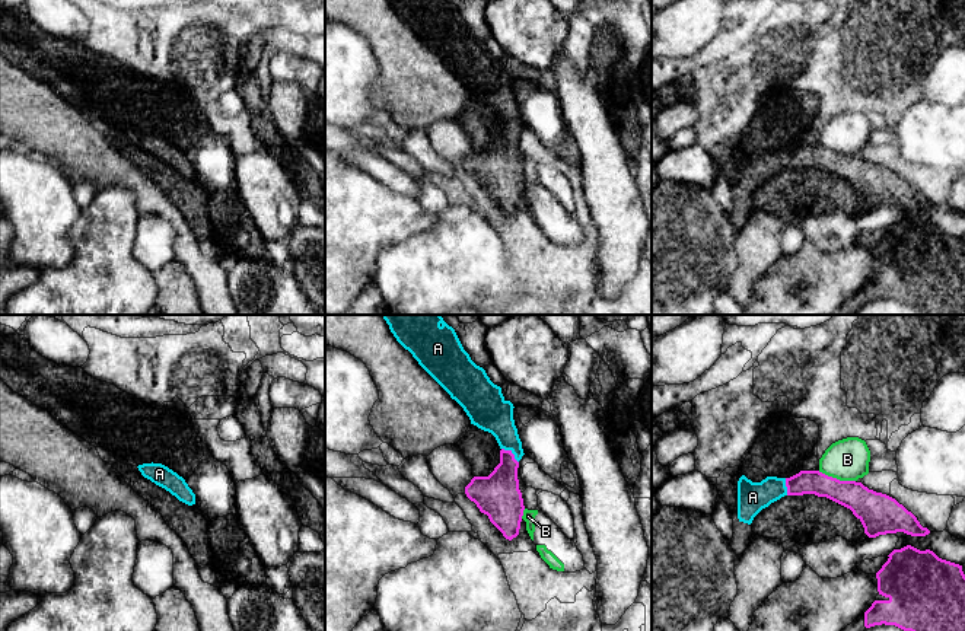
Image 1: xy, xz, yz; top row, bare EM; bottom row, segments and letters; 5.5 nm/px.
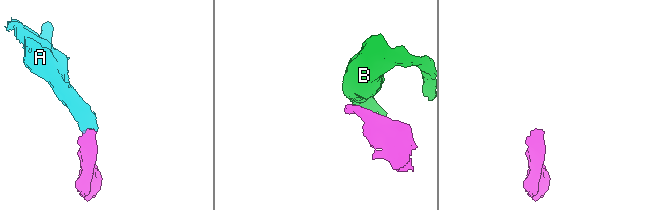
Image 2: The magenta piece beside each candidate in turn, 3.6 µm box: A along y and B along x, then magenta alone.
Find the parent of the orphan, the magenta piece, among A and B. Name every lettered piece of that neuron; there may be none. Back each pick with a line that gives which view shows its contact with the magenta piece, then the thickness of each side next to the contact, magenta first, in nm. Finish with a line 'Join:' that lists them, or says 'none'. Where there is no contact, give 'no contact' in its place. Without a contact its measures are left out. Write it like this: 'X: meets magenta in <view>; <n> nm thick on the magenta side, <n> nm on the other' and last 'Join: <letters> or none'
A: meets magenta in xz; 240 nm thick on the magenta side, 200 nm on the other
Join: A

